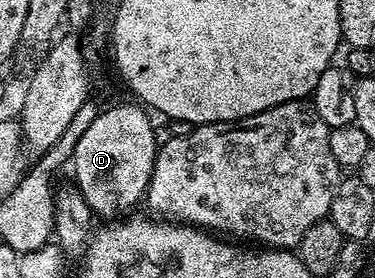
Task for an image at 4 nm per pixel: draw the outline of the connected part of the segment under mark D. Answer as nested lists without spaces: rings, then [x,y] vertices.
[[[136,103],[133,104],[119,104],[111,108],[106,107],[102,109],[102,112],[97,116],[97,118],[92,122],[89,129],[81,135],[81,139],[77,142],[77,146],[74,150],[73,159],[71,161],[71,169],[75,174],[75,186],[79,192],[83,194],[84,200],[87,202],[88,206],[92,211],[103,220],[115,220],[123,215],[126,215],[140,199],[141,201],[146,197],[149,188],[150,176],[153,173],[154,168],[154,158],[157,154],[157,149],[159,147],[159,140],[155,138],[155,132],[151,124],[150,118],[143,112],[145,111],[140,105]]]

